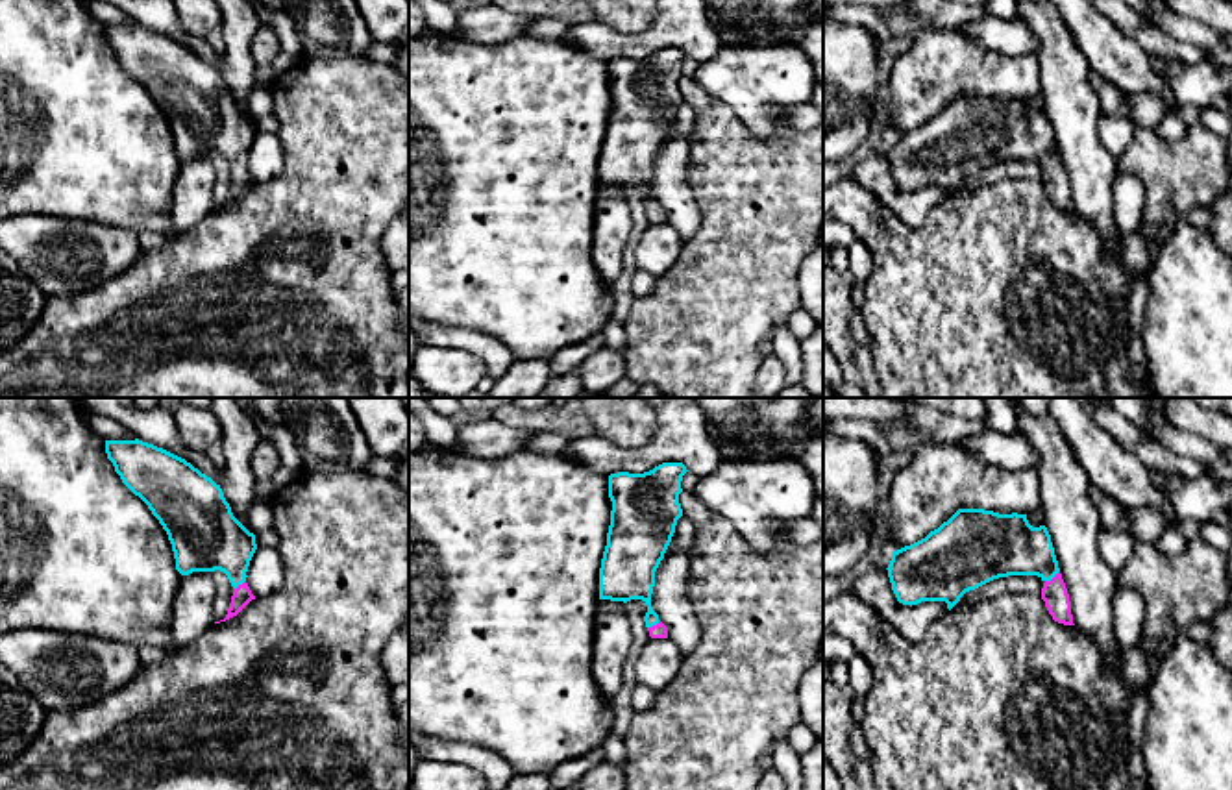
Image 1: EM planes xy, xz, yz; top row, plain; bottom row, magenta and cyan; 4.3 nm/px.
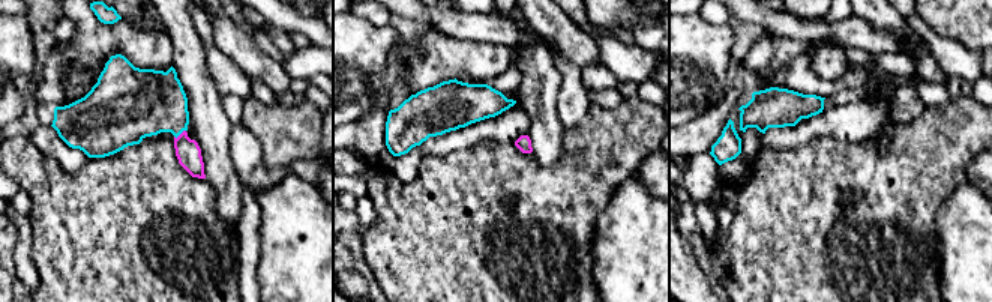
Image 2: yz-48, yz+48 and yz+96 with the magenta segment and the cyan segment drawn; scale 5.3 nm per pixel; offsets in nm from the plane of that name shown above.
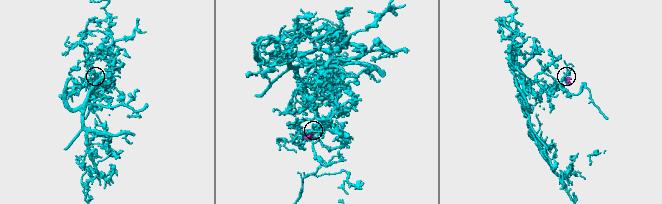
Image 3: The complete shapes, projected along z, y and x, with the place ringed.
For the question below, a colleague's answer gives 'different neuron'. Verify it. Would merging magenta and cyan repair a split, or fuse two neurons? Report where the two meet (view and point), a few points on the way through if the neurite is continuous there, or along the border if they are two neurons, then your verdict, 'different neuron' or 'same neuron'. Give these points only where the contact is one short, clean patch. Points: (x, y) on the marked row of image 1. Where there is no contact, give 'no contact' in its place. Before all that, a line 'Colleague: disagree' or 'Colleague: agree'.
Colleague: disagree
yz (1053, 578) | across yz (1055, 594), (1053, 578), (1025, 550), (1007, 544) | same neuron

